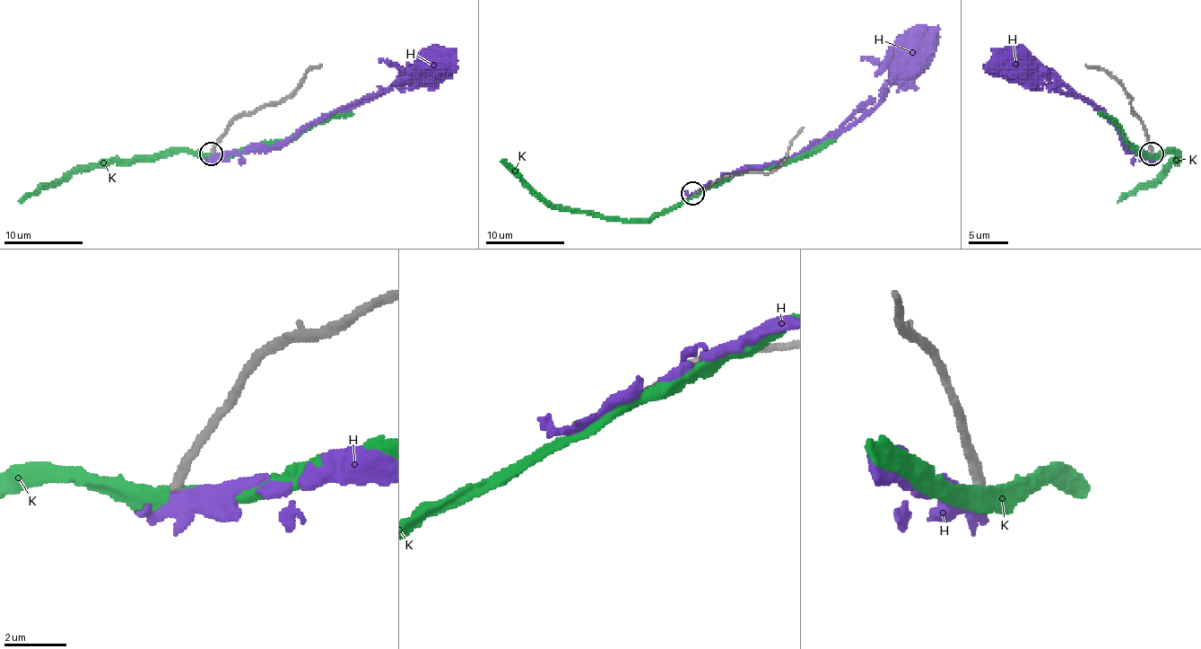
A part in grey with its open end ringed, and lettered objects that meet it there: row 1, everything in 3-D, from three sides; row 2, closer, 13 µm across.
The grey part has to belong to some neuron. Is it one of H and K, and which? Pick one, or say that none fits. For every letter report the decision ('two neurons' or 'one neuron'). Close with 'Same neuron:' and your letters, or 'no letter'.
H: two neurons
K: two neurons
Same neuron: no letter

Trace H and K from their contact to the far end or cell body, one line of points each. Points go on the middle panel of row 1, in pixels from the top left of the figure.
H: (693, 195), (728, 175), (790, 159), (815, 143), (837, 137), (863, 118), (891, 86), (891, 72), (914, 50)
K: (695, 195), (648, 218), (600, 218), (549, 205), (500, 161)

